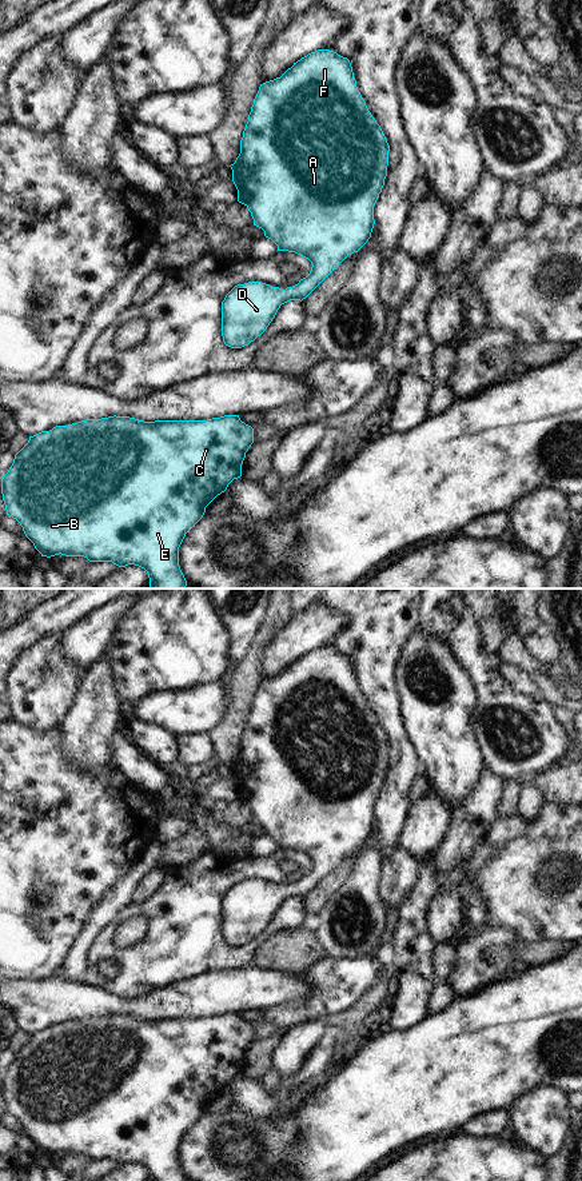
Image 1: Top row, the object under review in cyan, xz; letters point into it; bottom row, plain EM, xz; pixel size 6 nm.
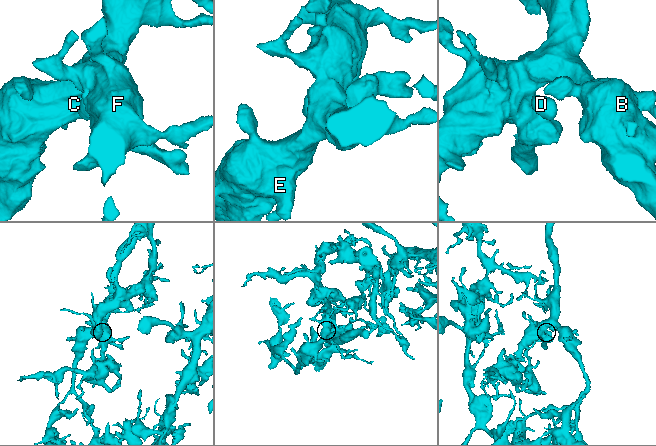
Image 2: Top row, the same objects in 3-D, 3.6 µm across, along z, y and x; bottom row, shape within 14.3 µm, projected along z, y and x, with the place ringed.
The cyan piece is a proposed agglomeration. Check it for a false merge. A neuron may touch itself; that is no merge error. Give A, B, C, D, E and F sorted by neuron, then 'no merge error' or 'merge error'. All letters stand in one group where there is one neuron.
A B C D E F | no merge error

